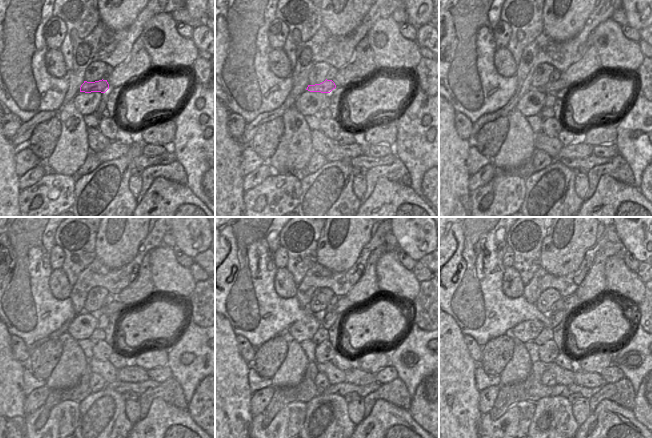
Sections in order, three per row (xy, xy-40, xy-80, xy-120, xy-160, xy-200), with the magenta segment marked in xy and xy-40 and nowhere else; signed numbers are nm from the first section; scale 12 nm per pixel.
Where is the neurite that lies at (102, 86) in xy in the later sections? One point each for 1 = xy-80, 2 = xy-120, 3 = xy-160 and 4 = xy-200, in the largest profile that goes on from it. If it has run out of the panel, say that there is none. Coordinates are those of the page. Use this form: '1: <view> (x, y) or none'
1: xy-80 (552, 86)
2: xy-120 (115, 307)
3: xy-160 (343, 304)
4: xy-200 (571, 302)

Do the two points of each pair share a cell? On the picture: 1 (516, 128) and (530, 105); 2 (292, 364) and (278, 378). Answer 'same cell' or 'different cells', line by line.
1: different cells
2: same cell

